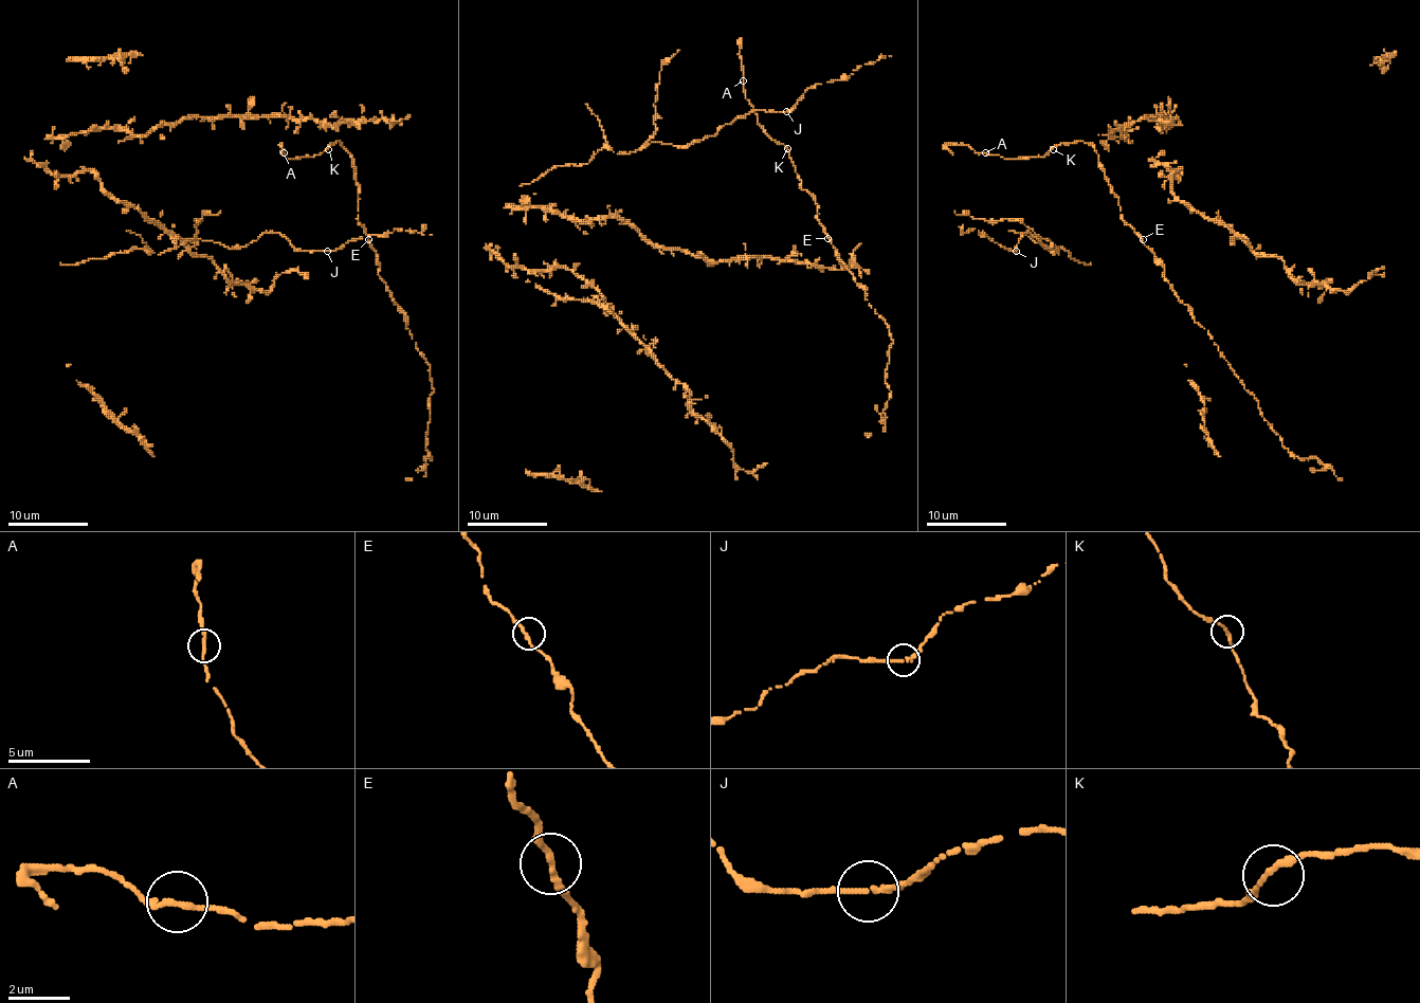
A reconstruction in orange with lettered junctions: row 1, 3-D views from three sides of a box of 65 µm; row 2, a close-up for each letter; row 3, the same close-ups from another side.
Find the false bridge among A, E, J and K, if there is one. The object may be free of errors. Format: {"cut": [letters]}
{"cut": []}

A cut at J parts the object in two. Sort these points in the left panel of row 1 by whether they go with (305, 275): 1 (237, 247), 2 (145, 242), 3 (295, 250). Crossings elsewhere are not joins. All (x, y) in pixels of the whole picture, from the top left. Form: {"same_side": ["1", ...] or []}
{"same_side": []}

